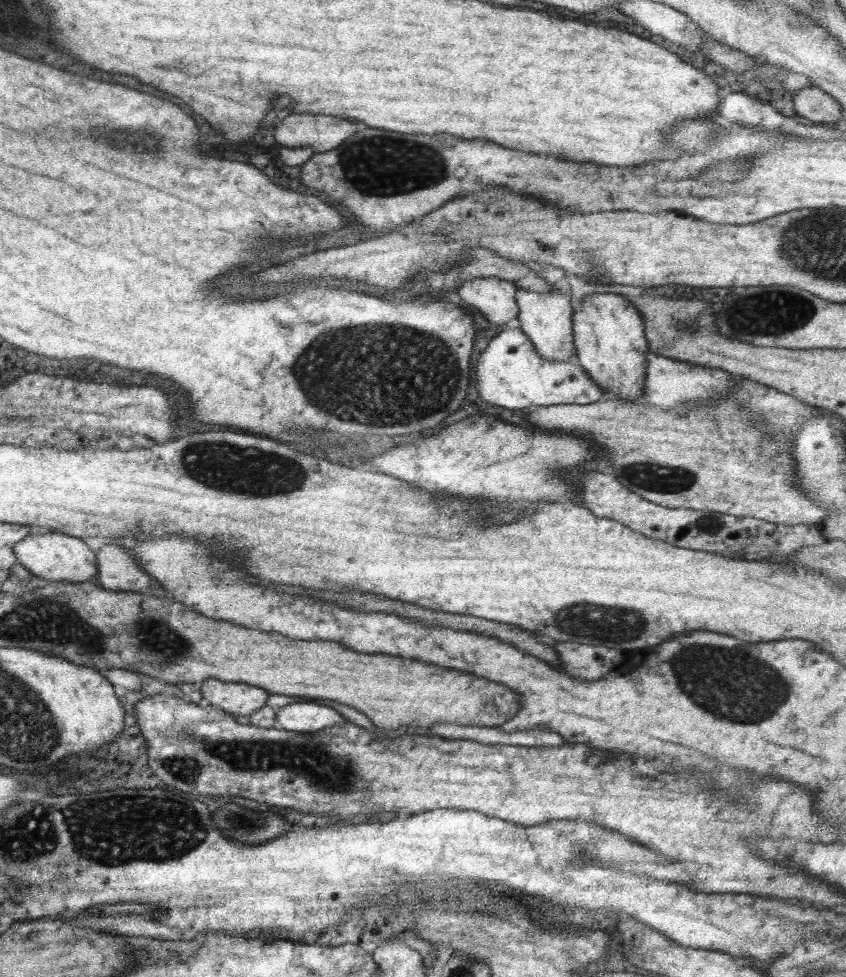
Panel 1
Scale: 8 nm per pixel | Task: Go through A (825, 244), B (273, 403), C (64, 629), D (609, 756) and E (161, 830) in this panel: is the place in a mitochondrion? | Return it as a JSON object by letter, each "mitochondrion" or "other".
{"A":"mitochondrion","B":"other","C":"mitochondrion","D":"other","E":"mitochondrion"}

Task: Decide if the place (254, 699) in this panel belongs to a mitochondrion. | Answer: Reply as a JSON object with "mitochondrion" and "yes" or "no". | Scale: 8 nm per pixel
{"mitochondrion":"no"}

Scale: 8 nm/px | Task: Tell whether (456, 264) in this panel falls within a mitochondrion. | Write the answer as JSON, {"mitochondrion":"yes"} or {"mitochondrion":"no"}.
{"mitochondrion":"no"}

